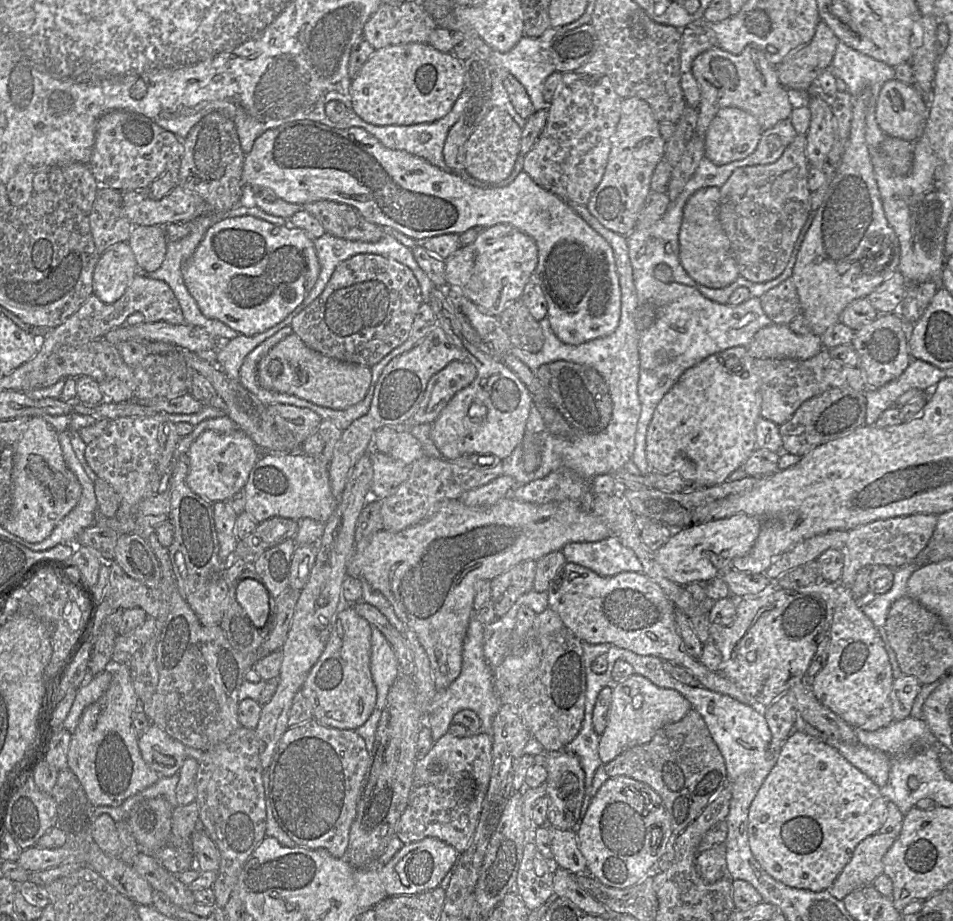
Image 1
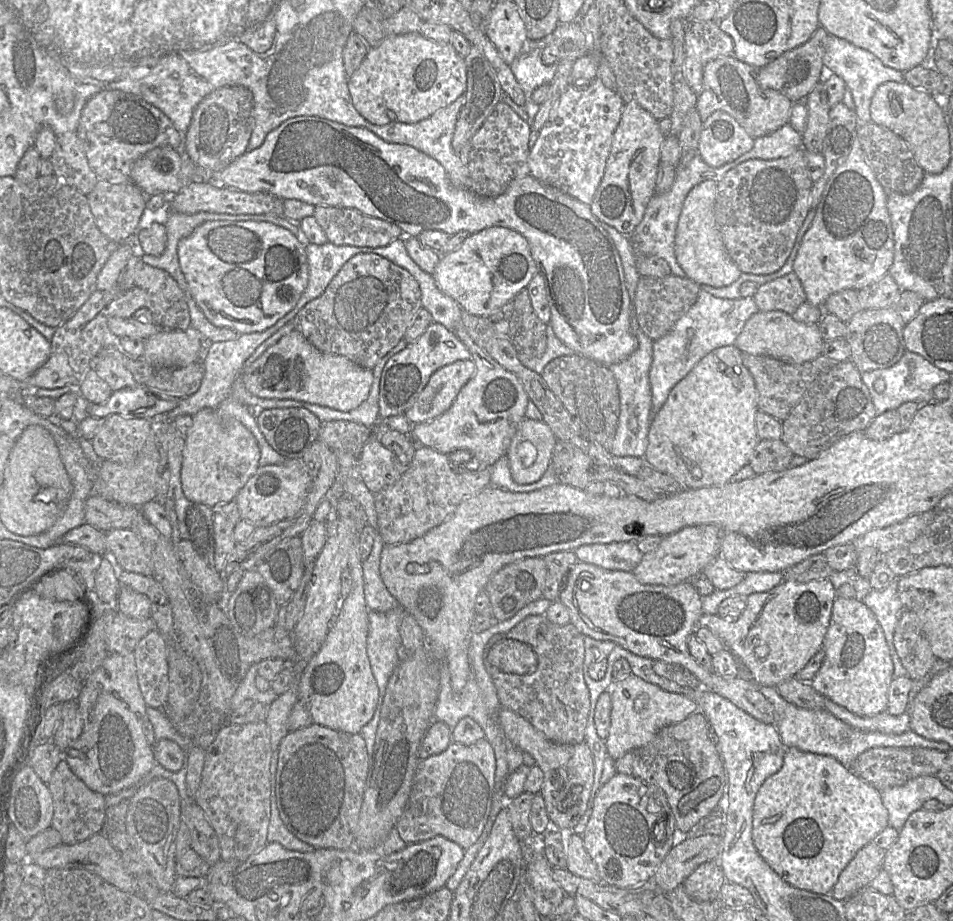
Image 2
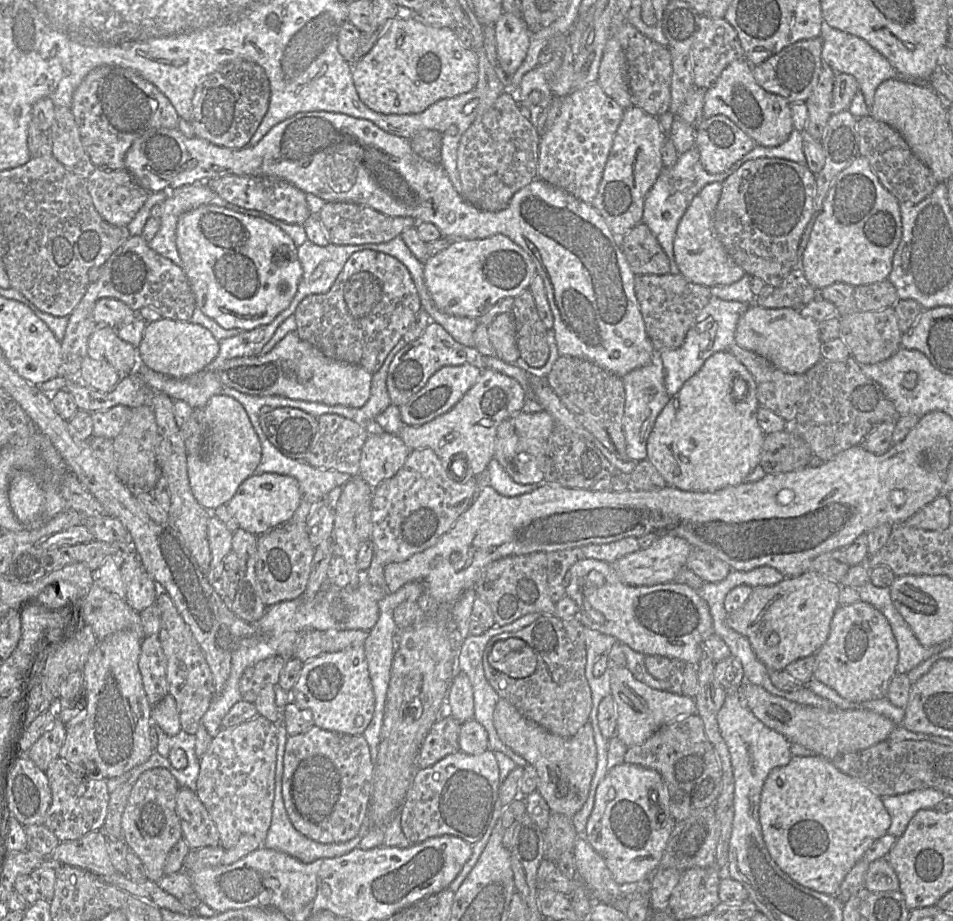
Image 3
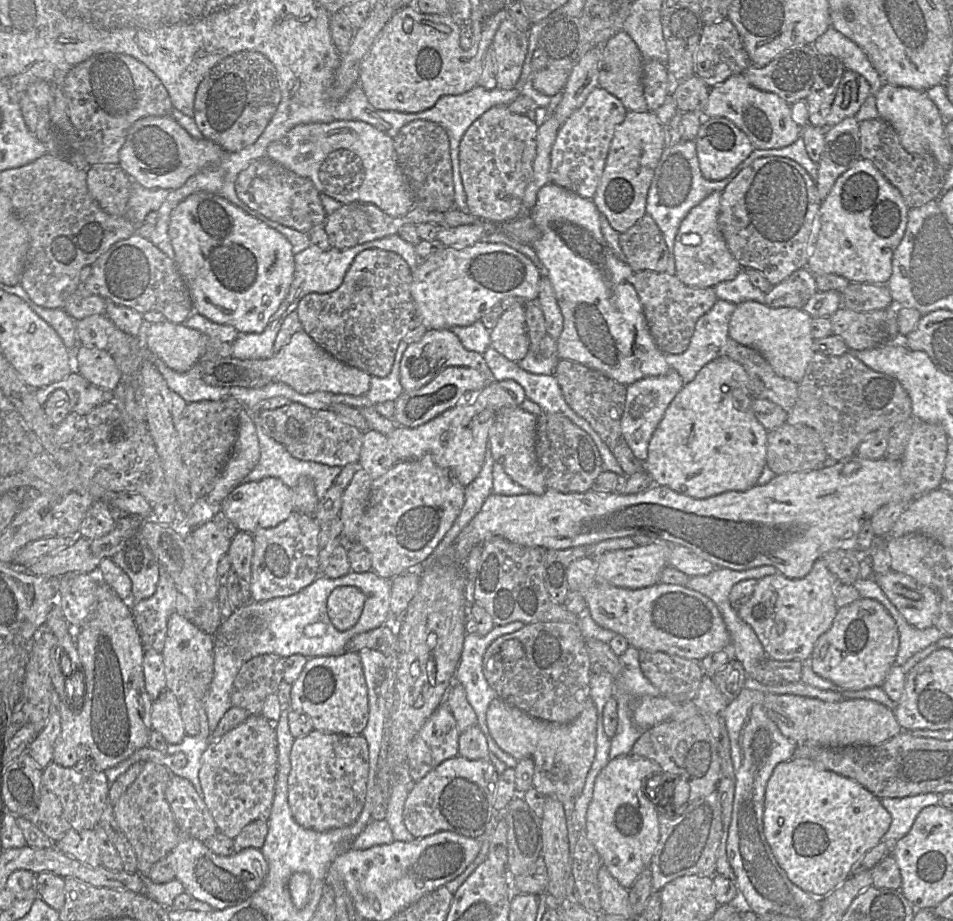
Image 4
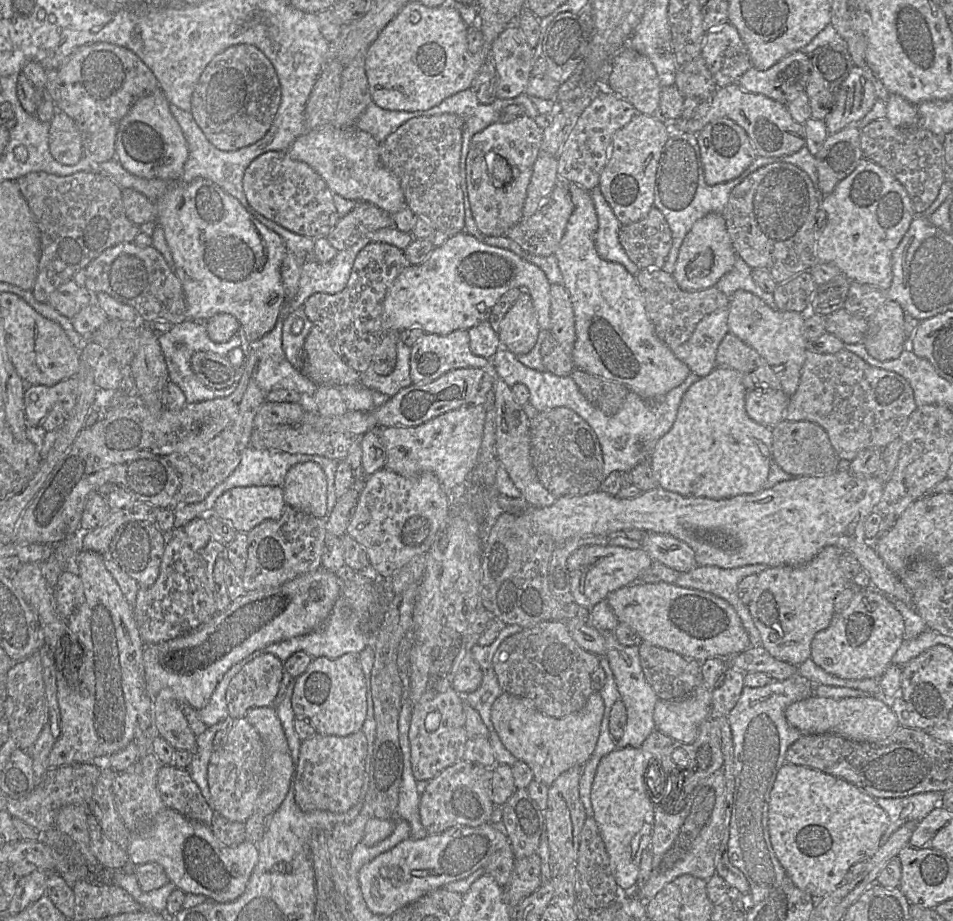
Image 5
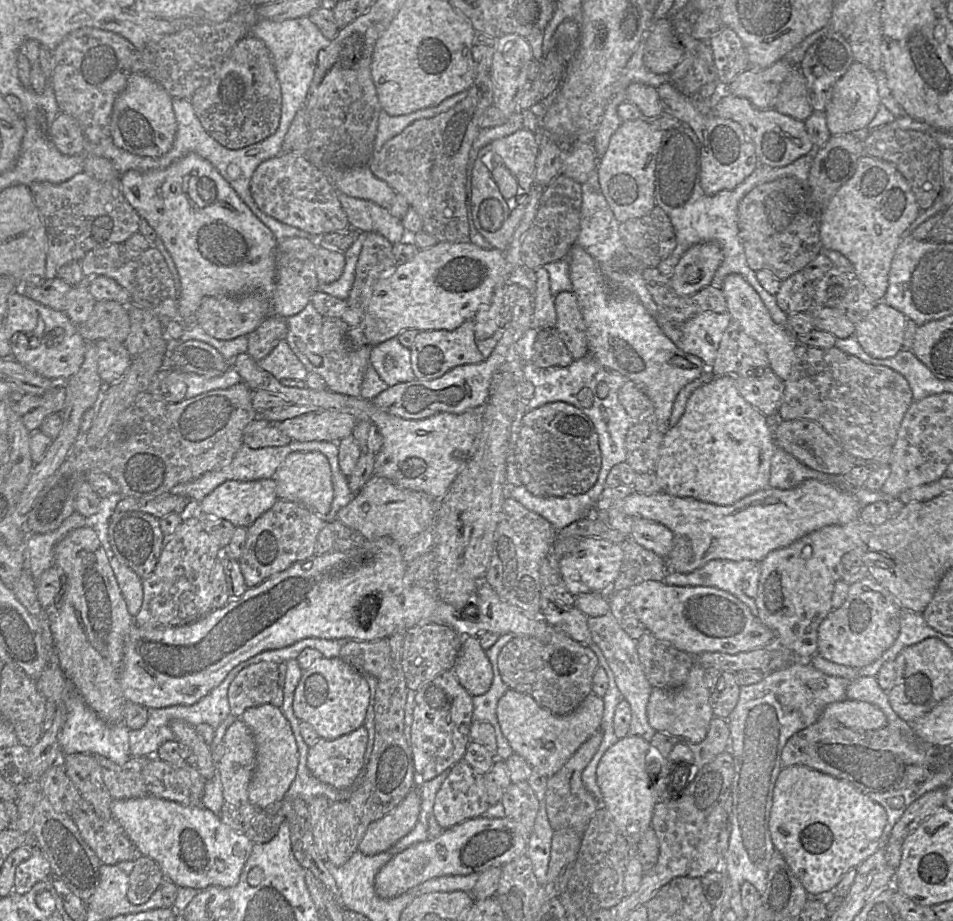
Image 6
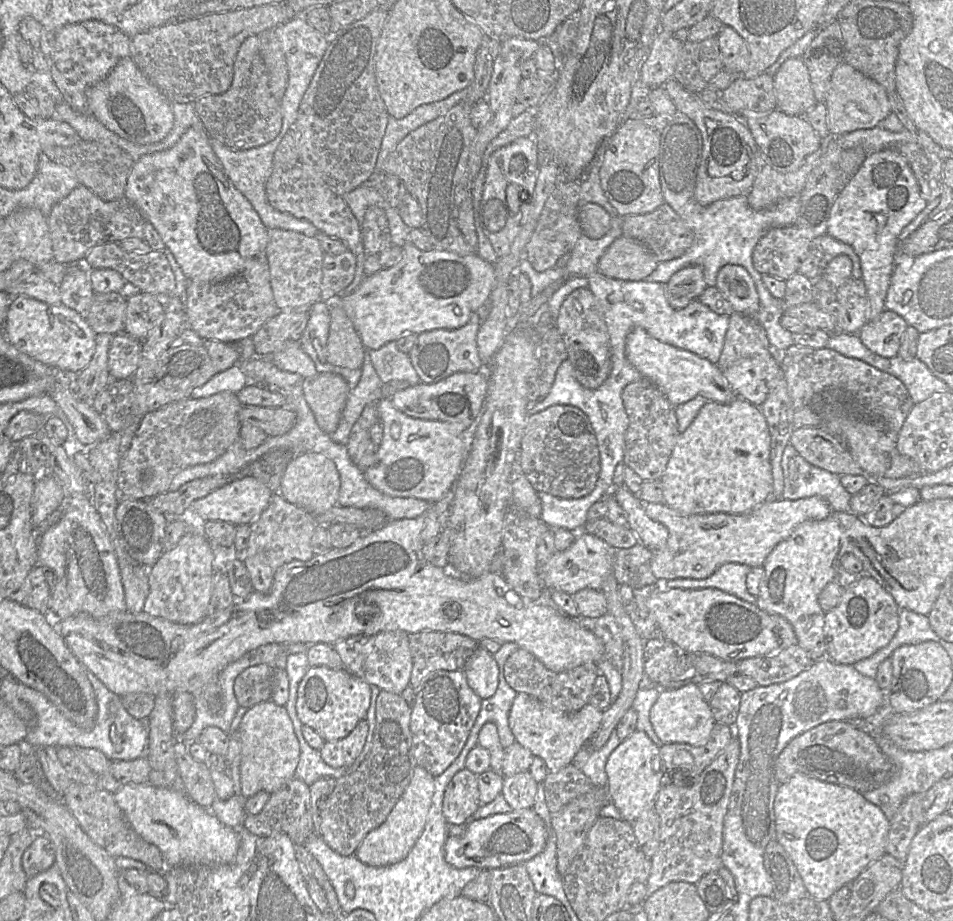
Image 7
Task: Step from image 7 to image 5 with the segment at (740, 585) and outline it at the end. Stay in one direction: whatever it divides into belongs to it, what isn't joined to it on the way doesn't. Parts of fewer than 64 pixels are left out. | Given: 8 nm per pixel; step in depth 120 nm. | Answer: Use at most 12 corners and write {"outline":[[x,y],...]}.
{"outline":[[697,566],[680,573],[675,584],[709,592],[727,601],[749,634],[751,645],[761,636],[738,584],[768,566],[737,568]]}

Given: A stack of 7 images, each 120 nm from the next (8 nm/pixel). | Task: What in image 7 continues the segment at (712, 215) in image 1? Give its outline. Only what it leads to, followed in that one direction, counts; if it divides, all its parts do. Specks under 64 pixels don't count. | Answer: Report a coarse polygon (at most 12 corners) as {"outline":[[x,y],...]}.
{"outline":[[690,265],[666,283],[668,302],[682,309],[707,287],[703,269]]}

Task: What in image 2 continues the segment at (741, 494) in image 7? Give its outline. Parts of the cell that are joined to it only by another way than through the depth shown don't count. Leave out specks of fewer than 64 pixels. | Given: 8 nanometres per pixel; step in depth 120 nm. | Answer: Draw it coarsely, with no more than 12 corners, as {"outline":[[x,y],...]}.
{"outline":[[714,349],[652,418],[644,460],[724,485],[760,441],[758,390]]}

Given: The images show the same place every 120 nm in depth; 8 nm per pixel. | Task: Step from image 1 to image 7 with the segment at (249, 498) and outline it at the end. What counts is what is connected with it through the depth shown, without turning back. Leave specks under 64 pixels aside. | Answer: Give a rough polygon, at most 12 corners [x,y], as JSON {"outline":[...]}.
{"outline":[[246,476],[194,501],[203,521],[250,525],[274,493]]}

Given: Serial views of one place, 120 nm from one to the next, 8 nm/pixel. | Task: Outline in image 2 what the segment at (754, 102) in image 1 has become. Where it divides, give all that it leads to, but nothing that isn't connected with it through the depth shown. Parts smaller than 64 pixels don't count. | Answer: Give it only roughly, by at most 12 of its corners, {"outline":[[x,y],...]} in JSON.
{"outline":[[734,56],[707,63],[701,121],[722,110],[753,139],[788,124],[794,103]]}

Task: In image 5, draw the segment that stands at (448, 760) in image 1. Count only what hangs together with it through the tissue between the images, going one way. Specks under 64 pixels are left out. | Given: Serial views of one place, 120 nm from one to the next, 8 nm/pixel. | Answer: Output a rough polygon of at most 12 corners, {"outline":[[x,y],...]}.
{"outline":[[461,759],[419,802],[426,832],[490,823],[492,768]]}

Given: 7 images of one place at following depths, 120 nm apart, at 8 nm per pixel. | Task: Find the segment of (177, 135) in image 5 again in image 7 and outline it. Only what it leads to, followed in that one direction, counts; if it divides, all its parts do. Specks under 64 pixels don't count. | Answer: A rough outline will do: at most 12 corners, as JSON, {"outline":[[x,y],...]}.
{"outline":[[122,58],[87,90],[89,112],[138,145],[163,140],[172,103]]}

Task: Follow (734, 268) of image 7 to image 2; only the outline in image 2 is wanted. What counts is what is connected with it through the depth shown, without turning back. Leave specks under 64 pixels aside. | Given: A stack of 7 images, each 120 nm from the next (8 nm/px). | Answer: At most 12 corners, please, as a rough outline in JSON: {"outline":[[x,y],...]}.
{"outline":[[758,311],[734,345],[803,364],[823,354],[818,323]]}

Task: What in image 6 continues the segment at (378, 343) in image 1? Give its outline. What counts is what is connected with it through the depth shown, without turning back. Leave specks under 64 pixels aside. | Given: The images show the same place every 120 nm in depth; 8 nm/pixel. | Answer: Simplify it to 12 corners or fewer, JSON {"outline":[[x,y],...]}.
{"outline":[[368,232],[349,296],[310,303],[347,324],[347,349],[371,345],[375,284],[397,266],[393,246]]}

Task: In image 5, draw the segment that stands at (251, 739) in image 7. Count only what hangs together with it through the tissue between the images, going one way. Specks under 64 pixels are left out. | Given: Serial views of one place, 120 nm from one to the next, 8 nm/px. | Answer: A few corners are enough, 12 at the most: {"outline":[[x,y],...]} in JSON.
{"outline":[[277,711],[245,717],[264,745],[263,788],[254,812],[272,815],[295,767]]}

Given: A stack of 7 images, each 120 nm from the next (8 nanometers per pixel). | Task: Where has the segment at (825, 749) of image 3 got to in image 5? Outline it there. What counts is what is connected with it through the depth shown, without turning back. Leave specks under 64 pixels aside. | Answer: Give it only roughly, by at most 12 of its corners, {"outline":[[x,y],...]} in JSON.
{"outline":[[812,695],[785,716],[802,734],[881,741],[900,726],[874,696]]}

